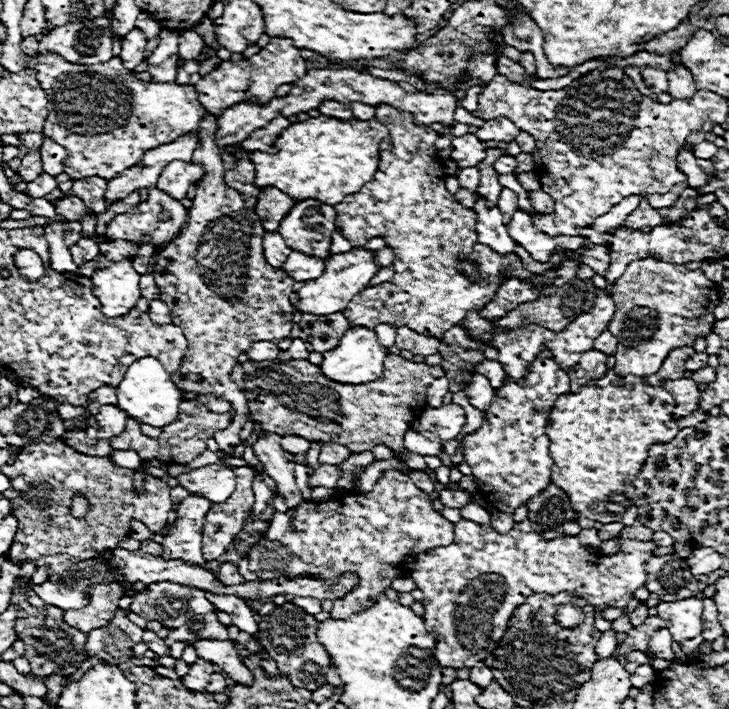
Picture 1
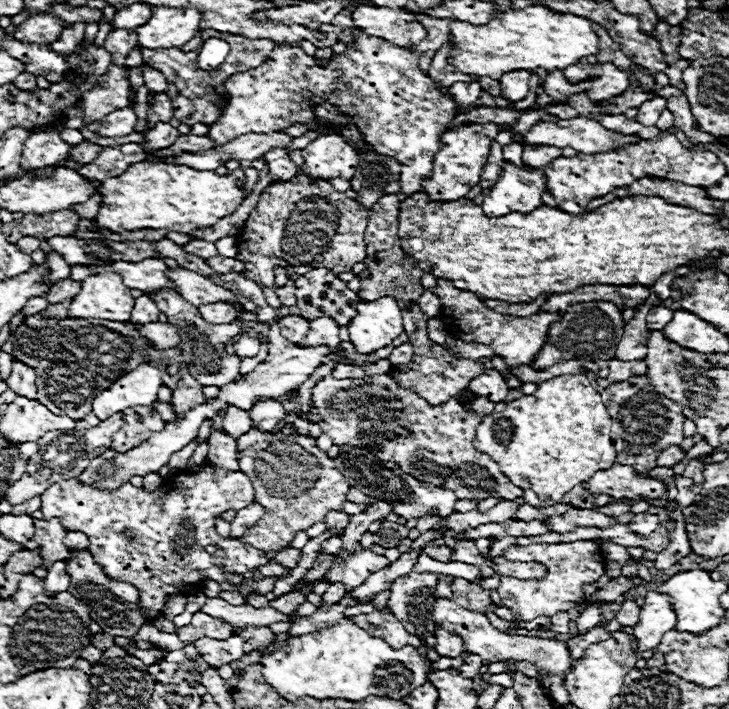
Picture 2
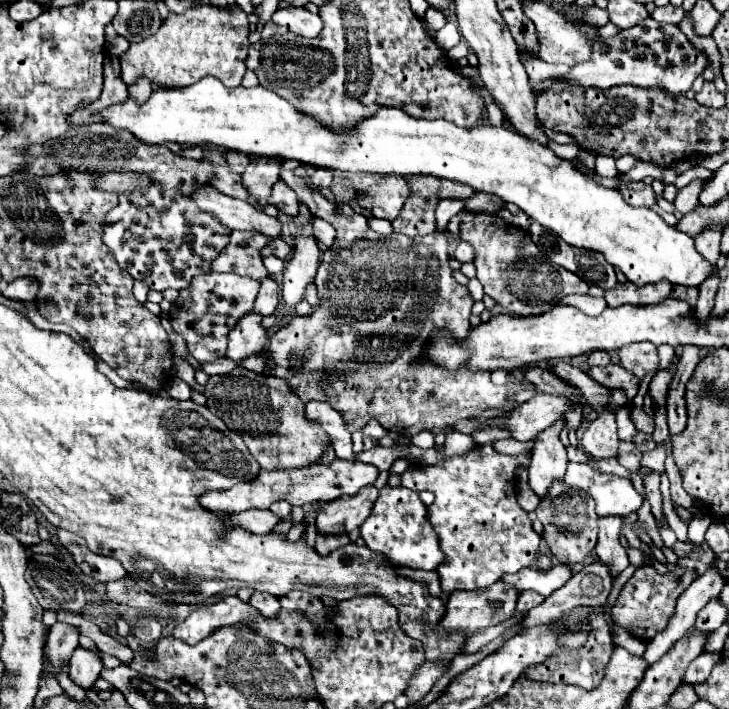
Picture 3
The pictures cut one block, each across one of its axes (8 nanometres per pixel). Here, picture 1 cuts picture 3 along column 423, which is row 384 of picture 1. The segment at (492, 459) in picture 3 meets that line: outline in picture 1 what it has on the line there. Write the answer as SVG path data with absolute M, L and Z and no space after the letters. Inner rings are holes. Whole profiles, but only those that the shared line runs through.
M474 374L472 380L466 384L464 392L468 396L468 402L478 410L486 410L494 398L494 388L482 374Z

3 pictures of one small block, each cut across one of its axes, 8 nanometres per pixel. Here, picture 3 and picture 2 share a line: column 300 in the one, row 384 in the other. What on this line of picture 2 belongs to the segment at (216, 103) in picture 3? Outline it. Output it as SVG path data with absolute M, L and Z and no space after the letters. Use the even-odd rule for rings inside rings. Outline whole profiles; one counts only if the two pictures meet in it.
M142 364L138 370L124 374L114 382L114 386L98 394L98 398L94 398L92 412L100 420L106 420L130 406L150 406L158 398L160 386L162 372L152 364Z

